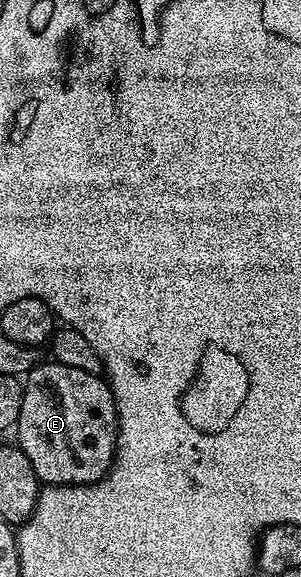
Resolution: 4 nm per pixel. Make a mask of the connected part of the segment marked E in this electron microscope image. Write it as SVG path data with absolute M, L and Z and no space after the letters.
M53 360L39 361L24 378L16 433L16 444L24 456L32 460L39 483L47 486L90 486L110 471L118 448L118 413L114 393L99 375L80 368L68 368Z

